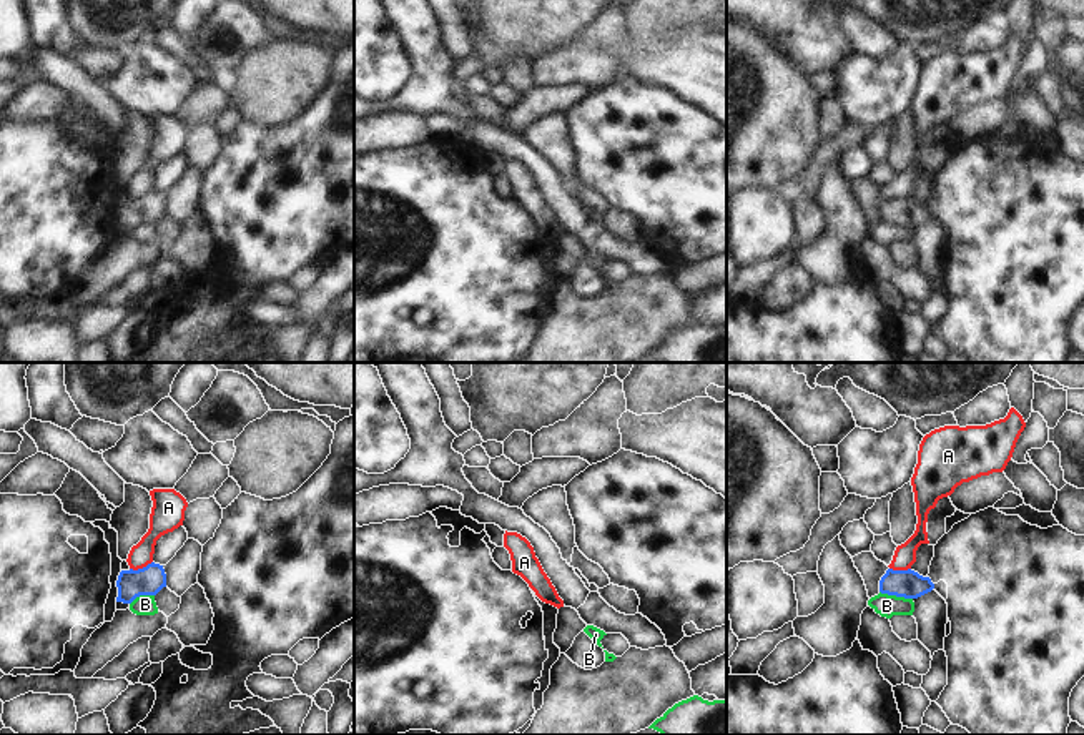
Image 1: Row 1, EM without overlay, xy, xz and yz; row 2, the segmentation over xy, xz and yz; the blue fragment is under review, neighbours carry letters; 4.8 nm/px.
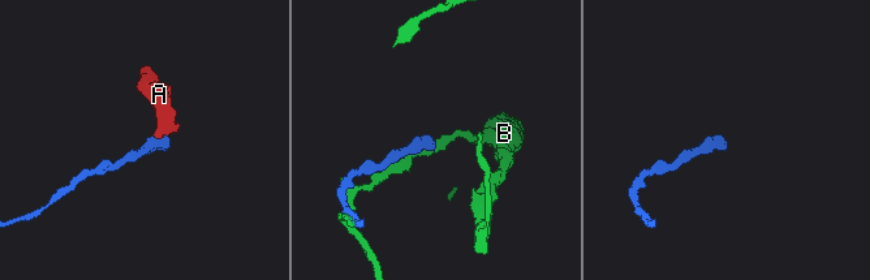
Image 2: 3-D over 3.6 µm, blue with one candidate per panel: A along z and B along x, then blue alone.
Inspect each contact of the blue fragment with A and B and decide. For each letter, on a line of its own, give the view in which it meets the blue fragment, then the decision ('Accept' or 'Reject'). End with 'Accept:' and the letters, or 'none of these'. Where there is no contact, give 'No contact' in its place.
A: Touches blue in xy. Reject
B: Touches blue in yz. Reject
Accept: none of these.

